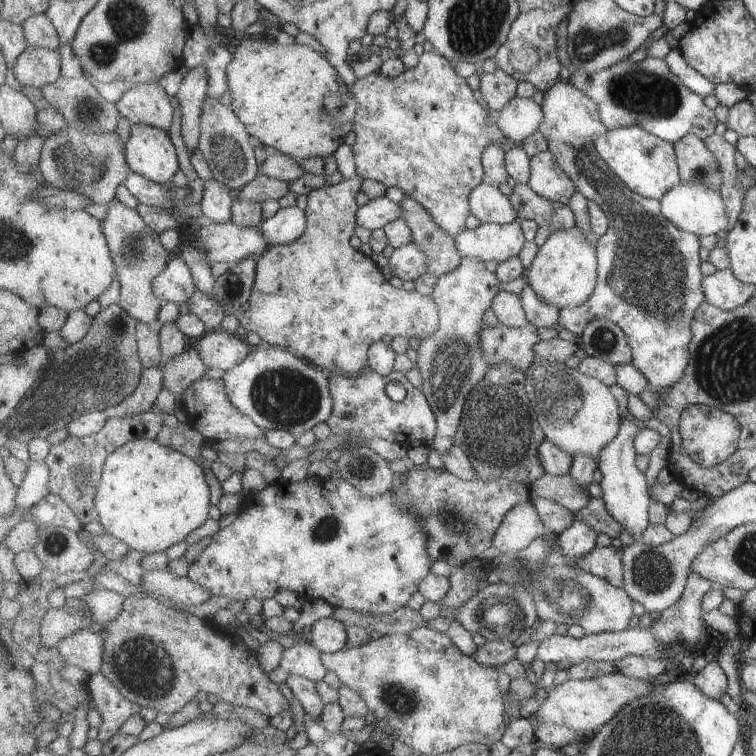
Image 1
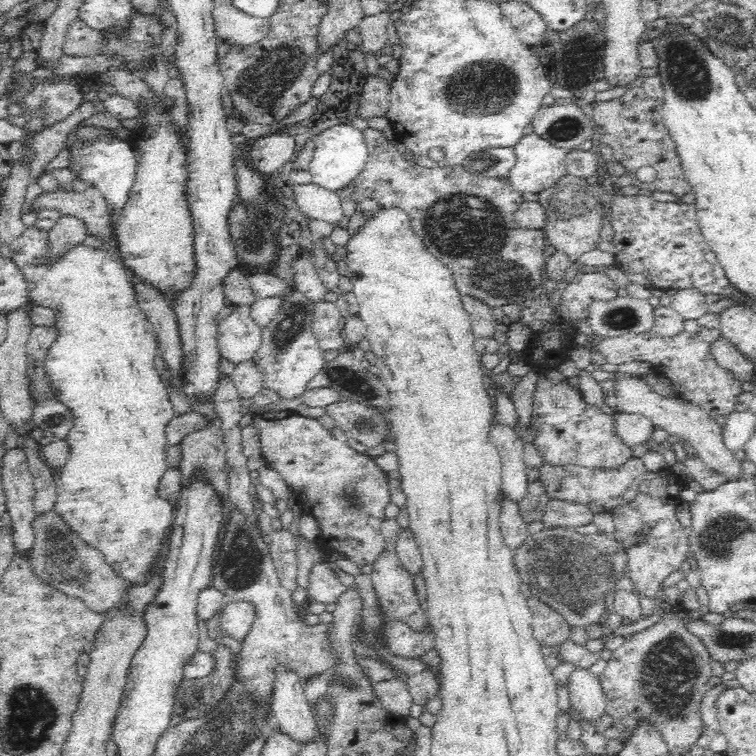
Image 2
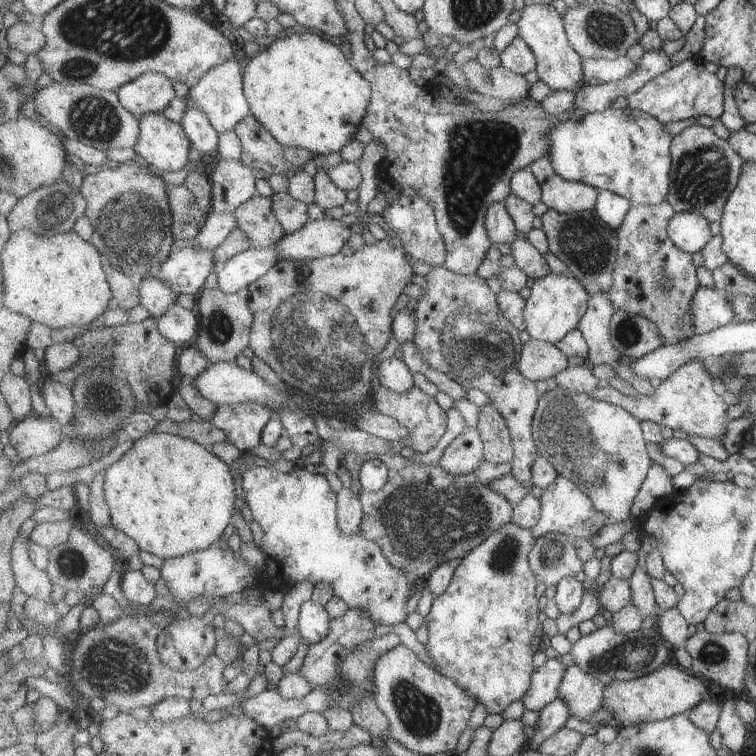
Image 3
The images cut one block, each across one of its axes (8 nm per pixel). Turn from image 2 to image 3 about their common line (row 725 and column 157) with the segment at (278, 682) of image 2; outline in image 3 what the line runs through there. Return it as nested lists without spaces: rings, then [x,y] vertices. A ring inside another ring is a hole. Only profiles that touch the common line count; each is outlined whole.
[[[144,278],[137,281],[141,305],[150,313],[150,316],[160,319],[167,314],[169,306],[177,302],[177,293],[167,286],[166,282],[158,278]]]

